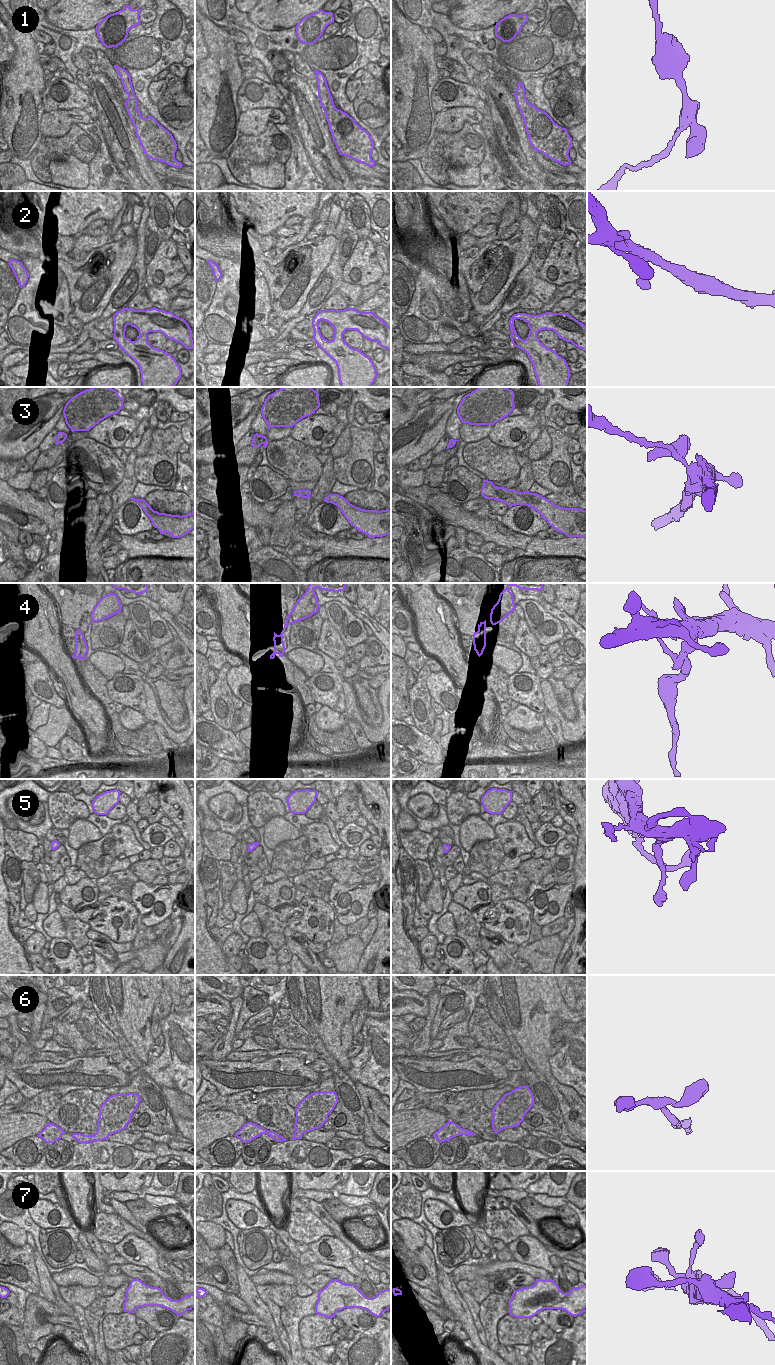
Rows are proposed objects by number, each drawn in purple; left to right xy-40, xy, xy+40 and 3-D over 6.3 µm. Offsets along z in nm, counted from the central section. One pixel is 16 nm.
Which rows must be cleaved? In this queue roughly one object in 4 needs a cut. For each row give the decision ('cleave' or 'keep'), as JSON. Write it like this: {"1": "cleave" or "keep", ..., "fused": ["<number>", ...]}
{"1": "keep", "2": "keep", "3": "cleave", "4": "cleave", "5": "keep", "6": "keep", "7": "keep", "fused": ["3", "4"]}

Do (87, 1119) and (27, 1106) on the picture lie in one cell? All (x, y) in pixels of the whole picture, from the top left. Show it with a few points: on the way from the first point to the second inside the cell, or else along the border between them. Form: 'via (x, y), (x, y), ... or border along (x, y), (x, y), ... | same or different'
via (72, 1112), (67, 1112), (62, 1107), (42, 1106) | same

